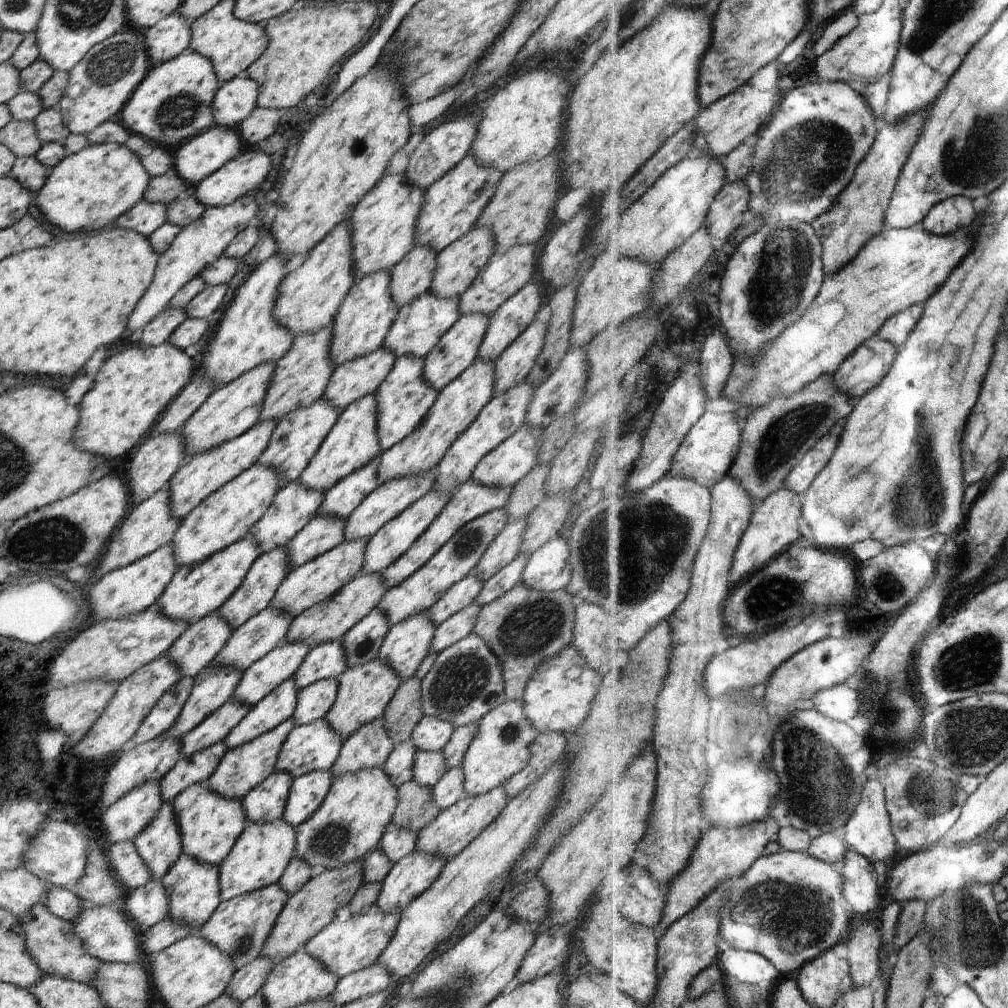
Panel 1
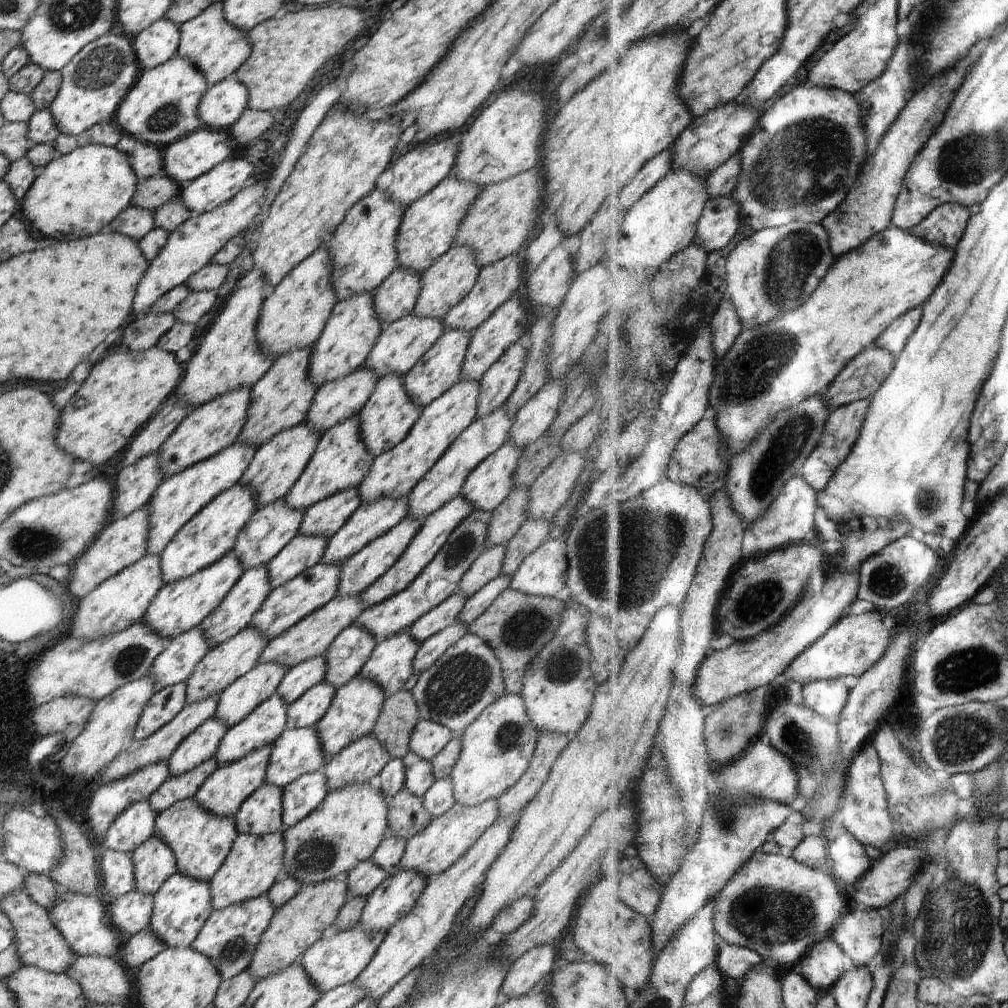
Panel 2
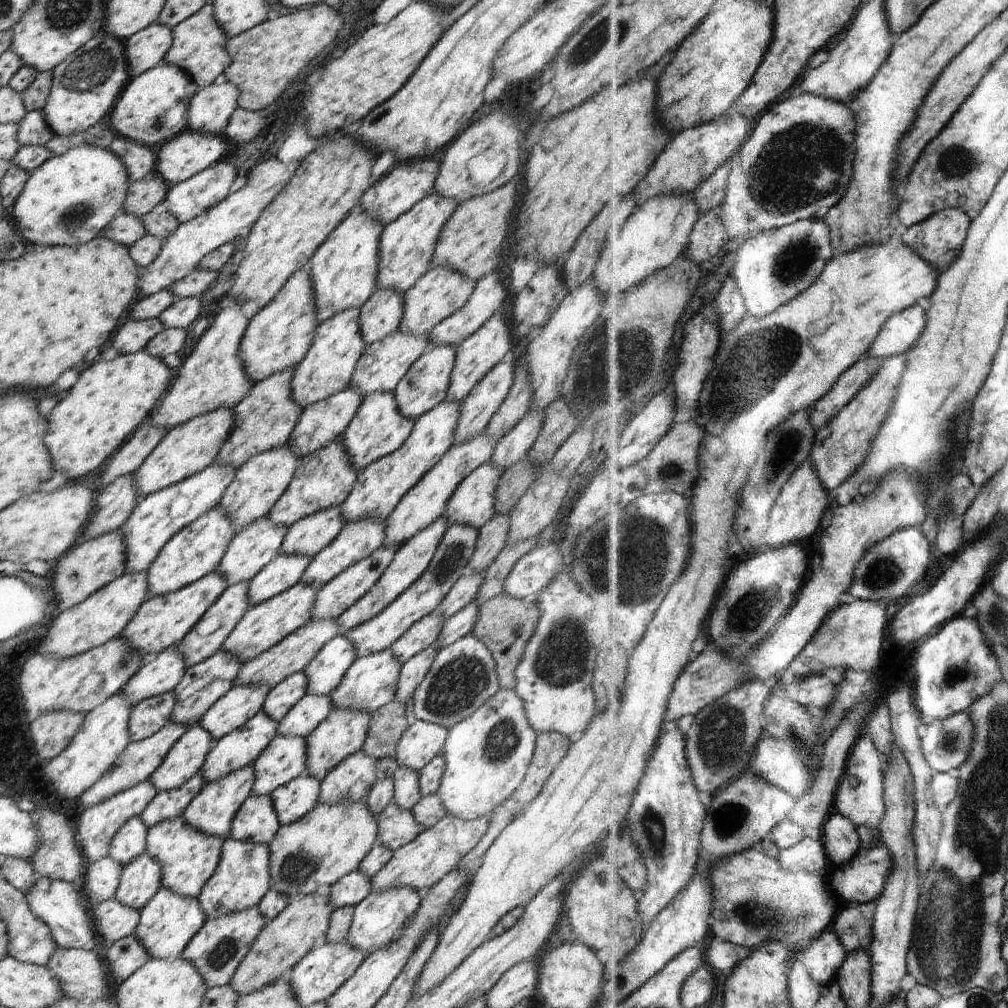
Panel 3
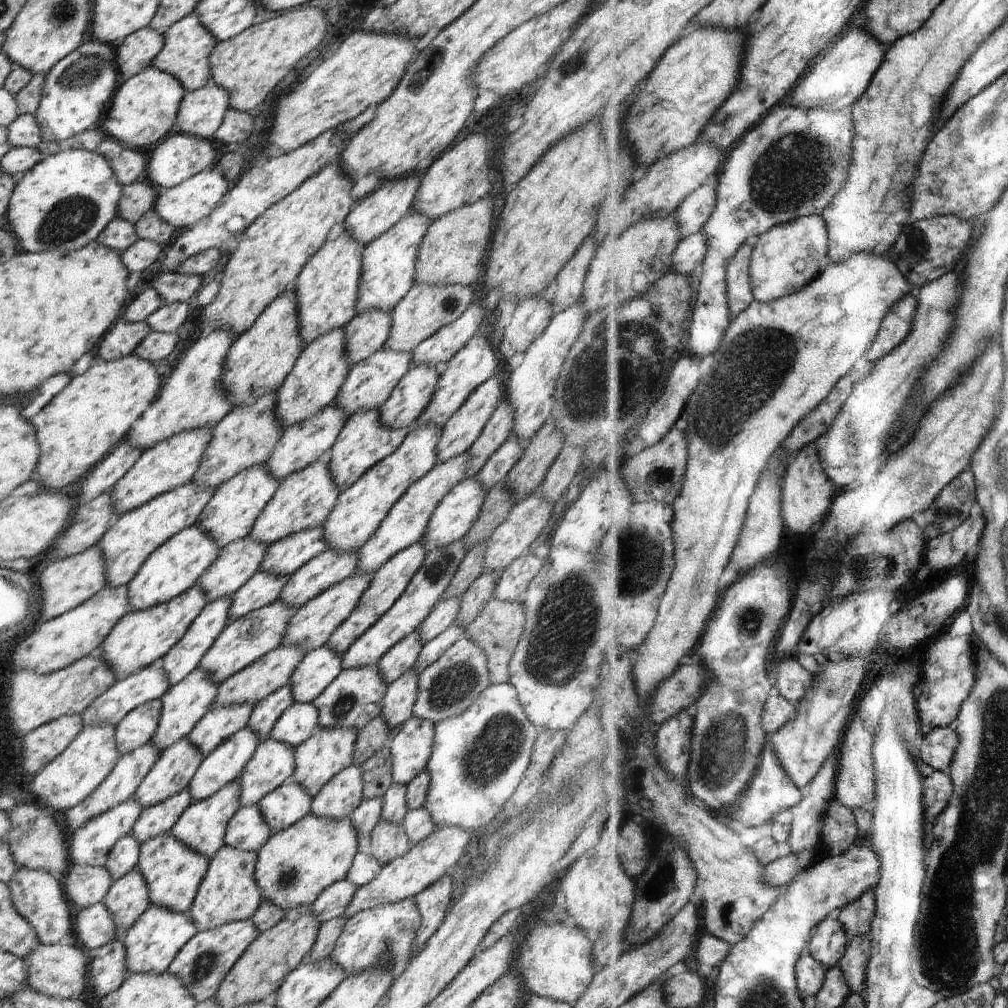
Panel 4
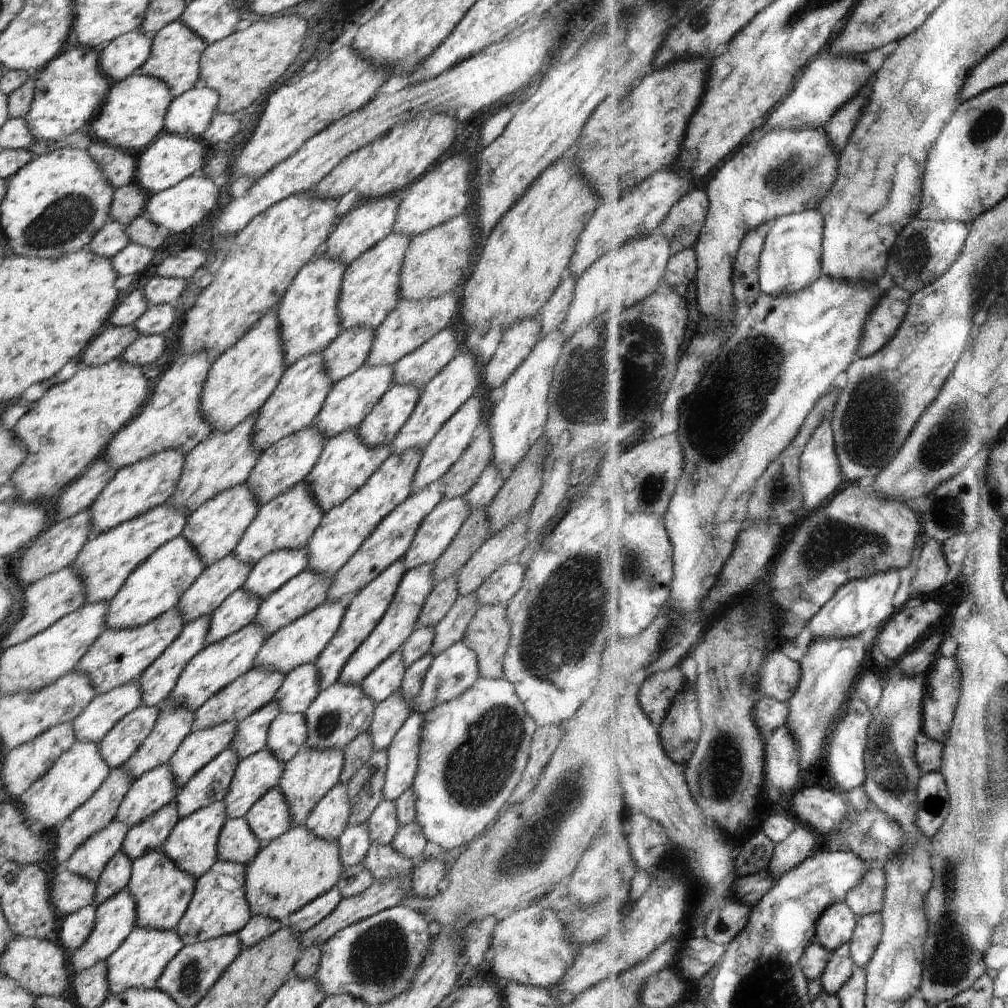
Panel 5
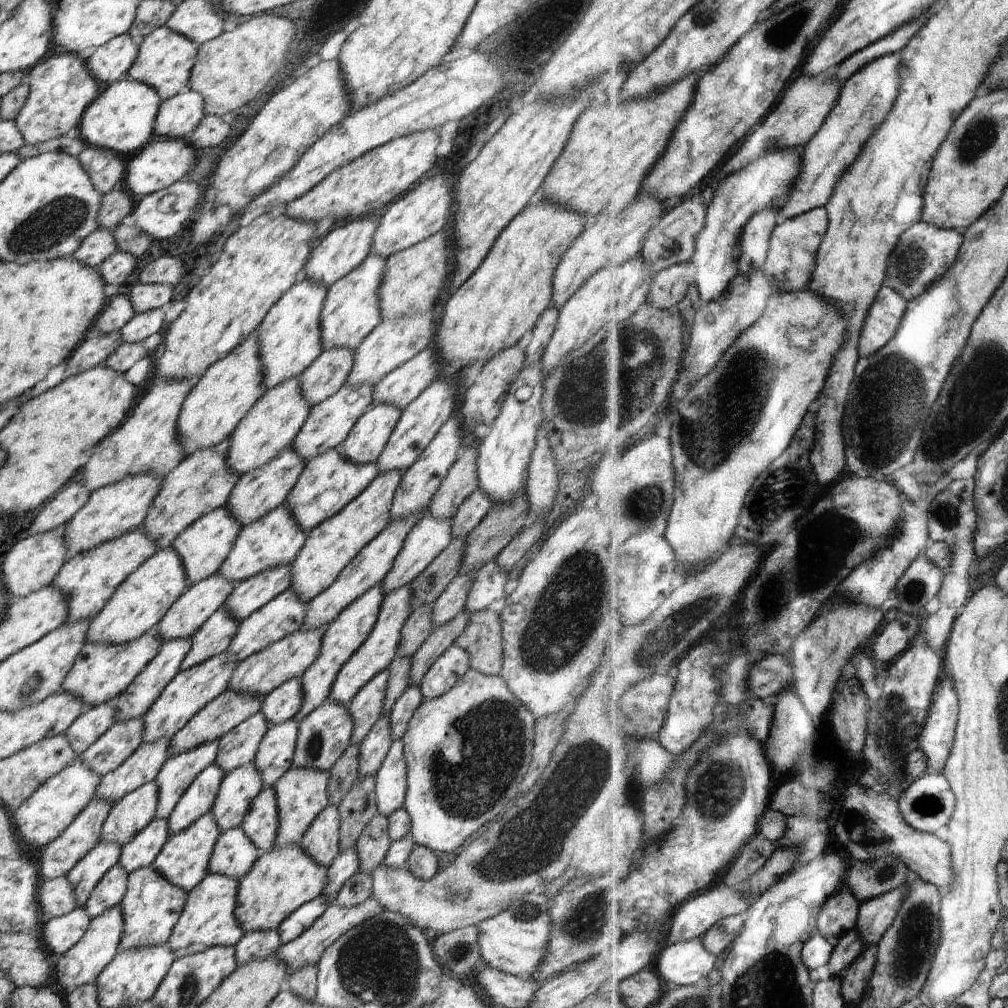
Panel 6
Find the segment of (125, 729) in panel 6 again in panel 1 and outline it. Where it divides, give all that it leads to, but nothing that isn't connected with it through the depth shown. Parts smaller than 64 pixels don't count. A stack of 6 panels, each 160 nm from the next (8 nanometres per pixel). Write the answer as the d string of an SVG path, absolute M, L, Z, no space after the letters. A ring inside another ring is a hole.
M182 677L167 690L146 715L137 733L131 738L132 745L139 745L158 738L164 731L168 731L182 712L190 696L194 684L193 677Z

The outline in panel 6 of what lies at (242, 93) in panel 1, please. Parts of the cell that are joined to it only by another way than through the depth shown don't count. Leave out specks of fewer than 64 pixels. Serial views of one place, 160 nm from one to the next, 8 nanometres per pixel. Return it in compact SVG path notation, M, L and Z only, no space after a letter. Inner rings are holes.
M185 89L160 103L154 121L155 138L182 138L205 117L204 99L199 92Z

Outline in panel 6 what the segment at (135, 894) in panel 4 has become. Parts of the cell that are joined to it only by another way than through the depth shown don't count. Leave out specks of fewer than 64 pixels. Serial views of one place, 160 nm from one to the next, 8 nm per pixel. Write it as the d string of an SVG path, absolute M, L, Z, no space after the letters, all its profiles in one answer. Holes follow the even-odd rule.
M120 905L93 918L85 935L73 947L70 947L68 952L56 957L53 961L53 974L57 976L58 982L64 988L76 988L77 986L94 983L102 970L112 962L115 954L119 952L118 947L123 926L124 921Z

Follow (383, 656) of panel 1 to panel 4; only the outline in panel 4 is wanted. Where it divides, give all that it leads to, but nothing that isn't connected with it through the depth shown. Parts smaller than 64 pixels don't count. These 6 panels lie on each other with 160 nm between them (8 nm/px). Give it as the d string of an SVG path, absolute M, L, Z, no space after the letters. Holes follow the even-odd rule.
M377 664L362 669L342 669L342 672L318 695L312 703L319 712L320 729L356 729L364 728L371 720L381 716L381 702L387 684L377 673Z

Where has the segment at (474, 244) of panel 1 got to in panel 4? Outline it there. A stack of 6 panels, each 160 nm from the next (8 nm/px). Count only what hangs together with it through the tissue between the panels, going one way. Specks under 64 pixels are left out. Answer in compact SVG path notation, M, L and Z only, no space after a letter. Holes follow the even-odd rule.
M414 285L391 310L391 329L383 348L411 353L418 343L430 338L437 330L457 319L472 304L474 294L466 285Z

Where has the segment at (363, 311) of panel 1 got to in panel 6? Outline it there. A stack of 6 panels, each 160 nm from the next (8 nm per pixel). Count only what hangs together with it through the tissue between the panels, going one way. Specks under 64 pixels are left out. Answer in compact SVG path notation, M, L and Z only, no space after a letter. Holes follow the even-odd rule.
M301 375L295 376L266 391L236 425L227 450L226 466L230 471L242 476L276 458L282 449L290 448L312 408L301 395L300 379Z

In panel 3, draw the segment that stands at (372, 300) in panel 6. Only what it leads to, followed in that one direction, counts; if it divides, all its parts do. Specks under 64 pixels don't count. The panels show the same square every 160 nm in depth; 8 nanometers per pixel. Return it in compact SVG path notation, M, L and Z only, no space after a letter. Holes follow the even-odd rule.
M436 194L426 195L409 211L406 211L406 214L399 216L382 229L378 243L377 289L392 289L397 293L405 293L433 267L431 260L436 241L457 204L454 199L447 199Z

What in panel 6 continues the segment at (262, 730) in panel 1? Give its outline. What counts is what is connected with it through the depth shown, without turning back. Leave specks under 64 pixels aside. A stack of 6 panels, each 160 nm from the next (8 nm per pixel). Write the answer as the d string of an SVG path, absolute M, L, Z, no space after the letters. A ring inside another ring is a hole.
M214 764L206 767L194 779L167 818L170 837L186 830L198 818L210 812L225 776L226 773Z

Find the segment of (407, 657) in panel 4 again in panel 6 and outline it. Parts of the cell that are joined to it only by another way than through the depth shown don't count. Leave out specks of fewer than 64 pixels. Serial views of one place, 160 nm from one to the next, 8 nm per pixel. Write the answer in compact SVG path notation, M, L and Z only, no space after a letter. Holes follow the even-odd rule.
M389 669L383 670L363 686L347 704L353 722L350 738L352 745L359 746L381 717L389 676Z

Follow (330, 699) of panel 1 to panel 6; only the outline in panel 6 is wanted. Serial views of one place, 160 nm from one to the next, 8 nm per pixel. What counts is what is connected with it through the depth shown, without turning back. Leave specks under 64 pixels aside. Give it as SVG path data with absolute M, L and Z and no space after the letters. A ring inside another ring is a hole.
M290 719L272 725L261 740L252 765L261 774L264 788L274 788L282 775L293 766L298 729L299 722Z

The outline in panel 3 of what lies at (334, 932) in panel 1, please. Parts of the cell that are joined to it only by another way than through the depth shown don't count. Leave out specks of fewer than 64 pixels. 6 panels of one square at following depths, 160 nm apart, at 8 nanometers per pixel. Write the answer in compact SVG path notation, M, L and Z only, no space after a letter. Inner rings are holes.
M328 943L312 949L293 967L289 985L302 1007L313 1005L329 999L344 982L351 978L354 971L366 958L362 951L356 950L348 943Z

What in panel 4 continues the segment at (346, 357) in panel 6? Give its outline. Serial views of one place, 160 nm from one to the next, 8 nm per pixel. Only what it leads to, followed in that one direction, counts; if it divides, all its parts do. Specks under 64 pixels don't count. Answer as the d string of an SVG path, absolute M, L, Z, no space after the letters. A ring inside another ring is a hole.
M372 309L361 312L345 325L345 351L350 364L362 362L382 349L389 337L391 324L391 311Z

